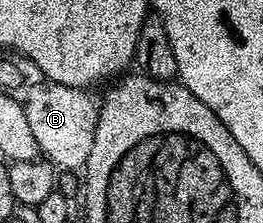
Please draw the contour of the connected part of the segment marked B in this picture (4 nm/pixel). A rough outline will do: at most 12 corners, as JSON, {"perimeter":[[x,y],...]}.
{"perimeter":[[45,83],[23,106],[39,151],[83,169],[97,103],[81,87]]}

